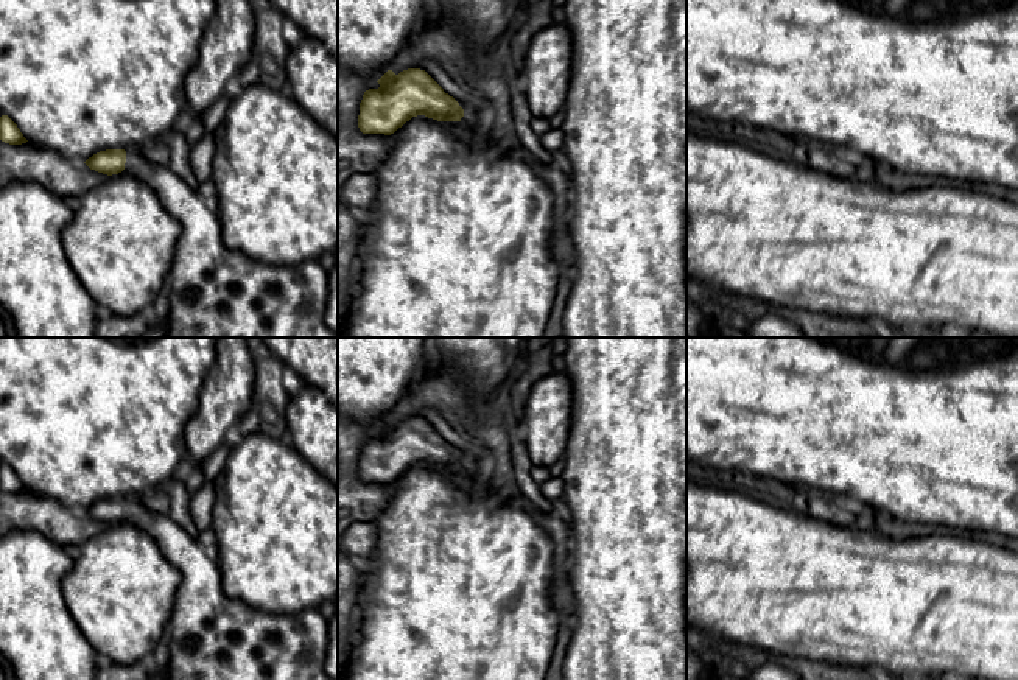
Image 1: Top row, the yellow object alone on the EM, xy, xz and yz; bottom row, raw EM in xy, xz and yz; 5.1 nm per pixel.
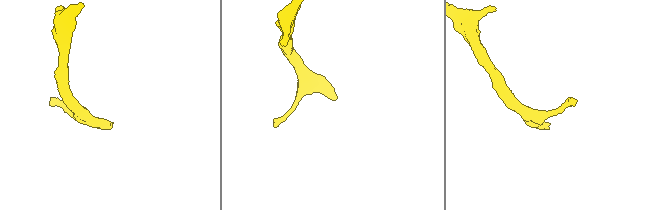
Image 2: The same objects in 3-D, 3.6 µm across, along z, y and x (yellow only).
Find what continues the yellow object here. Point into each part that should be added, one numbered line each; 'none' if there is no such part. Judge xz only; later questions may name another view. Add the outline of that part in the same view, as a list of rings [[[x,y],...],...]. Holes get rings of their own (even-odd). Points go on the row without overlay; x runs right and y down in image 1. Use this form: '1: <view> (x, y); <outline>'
none

